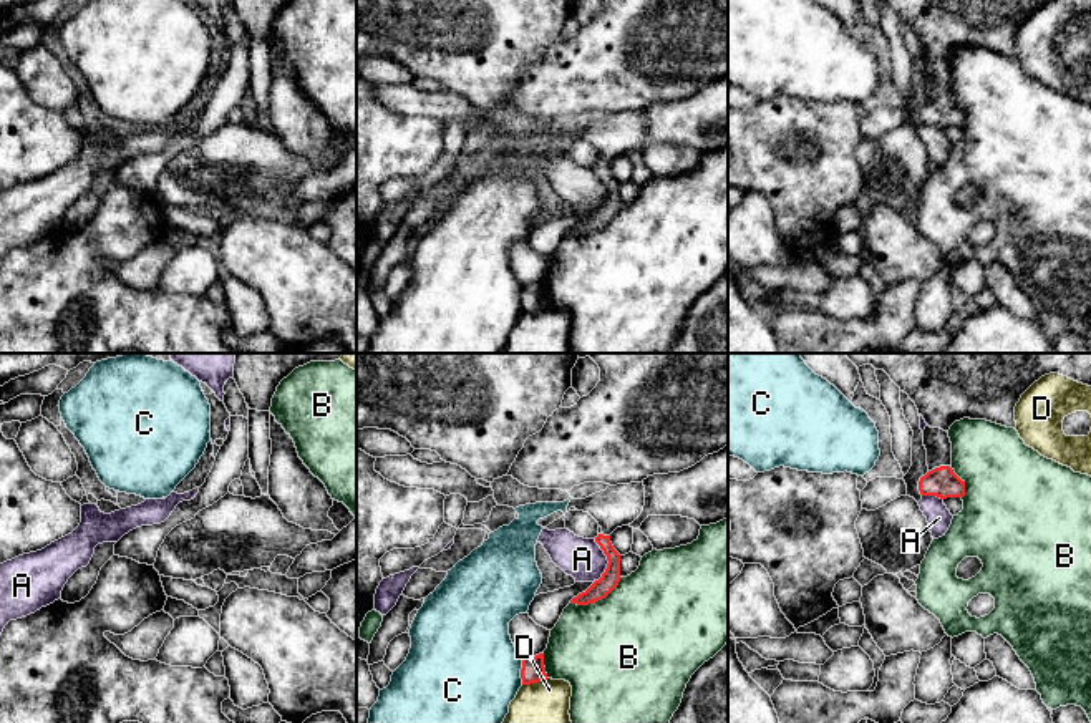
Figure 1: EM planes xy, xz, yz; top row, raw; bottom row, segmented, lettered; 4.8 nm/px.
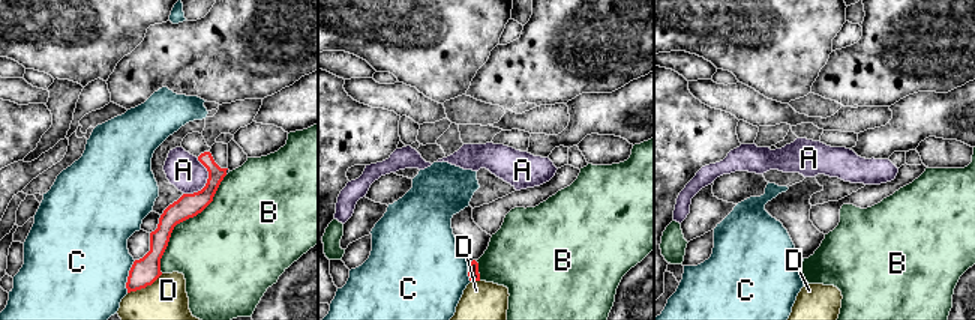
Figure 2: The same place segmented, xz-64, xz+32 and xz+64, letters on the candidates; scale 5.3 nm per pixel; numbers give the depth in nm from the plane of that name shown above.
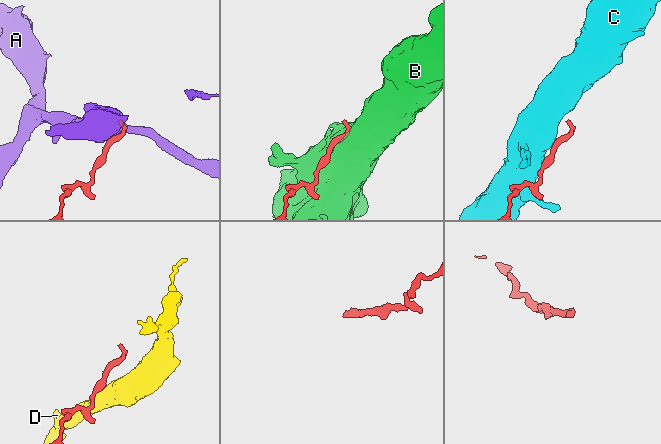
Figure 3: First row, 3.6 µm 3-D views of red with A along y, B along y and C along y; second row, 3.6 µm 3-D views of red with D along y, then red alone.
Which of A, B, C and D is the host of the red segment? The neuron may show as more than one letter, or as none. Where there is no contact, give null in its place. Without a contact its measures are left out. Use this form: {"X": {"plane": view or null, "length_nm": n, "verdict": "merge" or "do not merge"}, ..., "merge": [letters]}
{"A": {"plane": "xz", "length_nm": 200, "verdict": "do not merge"}, "B": {"plane": "xz", "length_nm": 280, "verdict": "do not merge"}, "C": {"plane": "xz", "length_nm": 140, "verdict": "do not merge"}, "D": {"plane": "xz", "length_nm": 130, "verdict": "do not merge"}, "merge": []}

